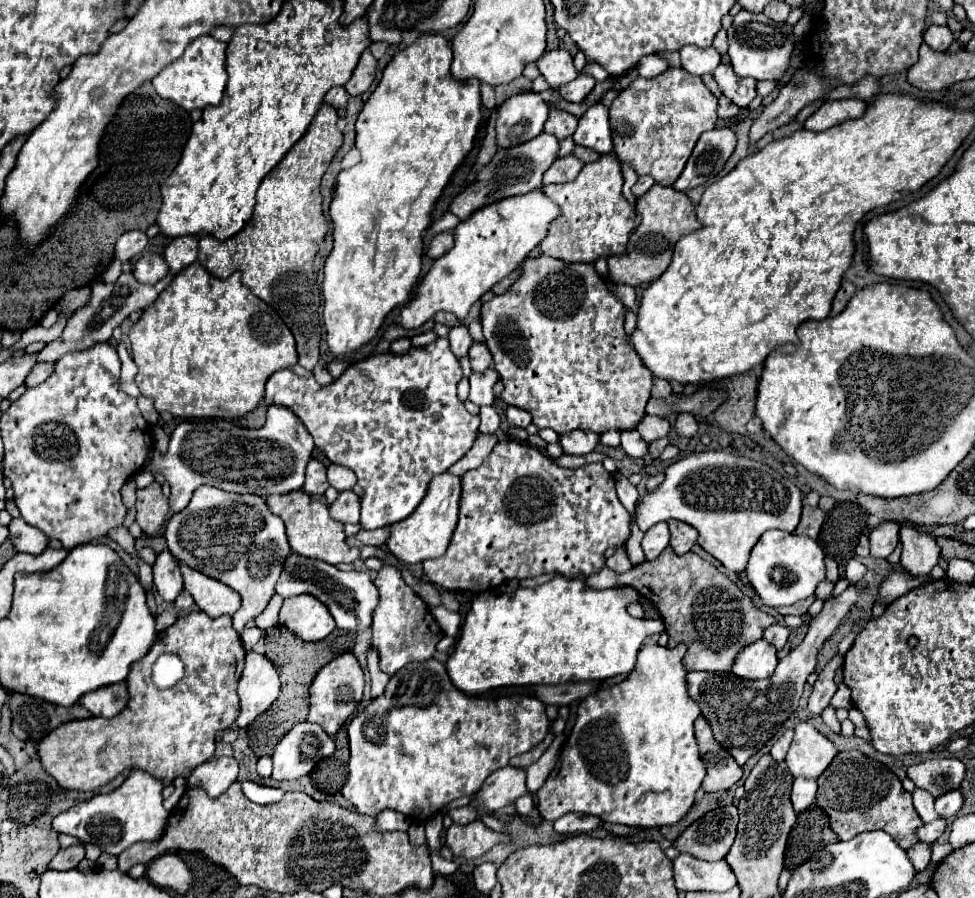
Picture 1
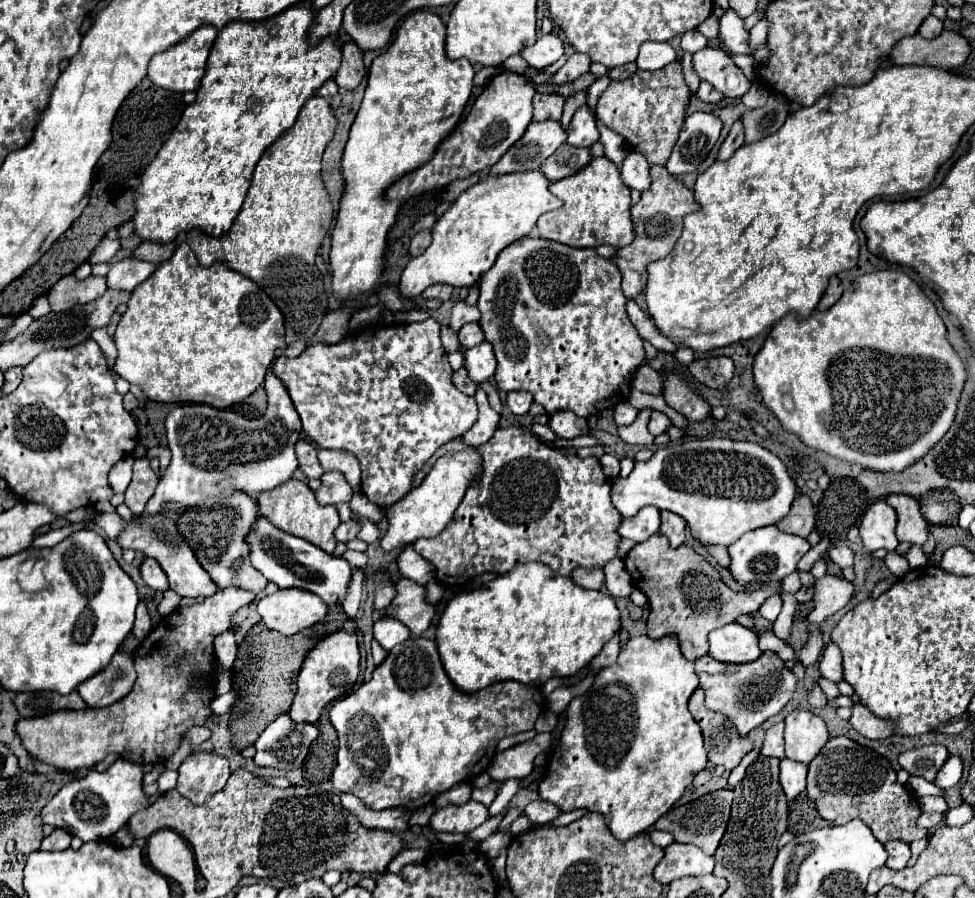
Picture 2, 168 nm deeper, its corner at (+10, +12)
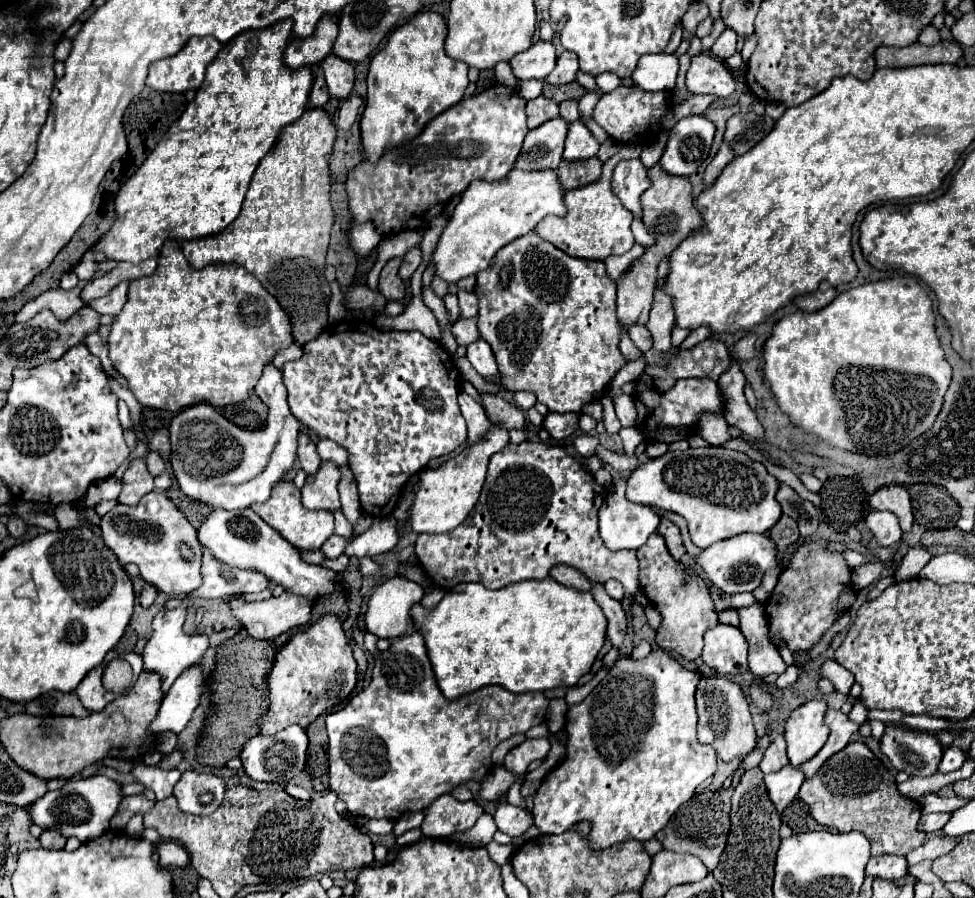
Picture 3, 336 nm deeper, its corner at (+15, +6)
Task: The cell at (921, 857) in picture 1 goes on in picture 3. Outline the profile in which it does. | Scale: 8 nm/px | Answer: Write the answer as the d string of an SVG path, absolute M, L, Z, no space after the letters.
M873 856L867 862L865 874L873 876L873 878L899 880L907 874L907 860L905 860L905 856Z

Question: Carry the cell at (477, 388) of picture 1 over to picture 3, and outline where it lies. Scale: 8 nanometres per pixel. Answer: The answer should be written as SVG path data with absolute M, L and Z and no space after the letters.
M481 338L467 346L467 358L469 358L469 362L473 364L473 368L475 368L483 378L495 376L495 374L499 372L497 360L495 360L495 356L493 356L493 350L491 350L489 344L487 344L485 340L481 340Z

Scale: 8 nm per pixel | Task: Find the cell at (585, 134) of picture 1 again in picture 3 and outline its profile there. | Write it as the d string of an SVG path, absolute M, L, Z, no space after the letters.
M573 122L569 126L569 134L567 134L567 140L565 140L563 160L567 160L567 162L587 160L587 158L597 156L597 152L599 152L599 142L589 132L589 128L583 126L581 122Z

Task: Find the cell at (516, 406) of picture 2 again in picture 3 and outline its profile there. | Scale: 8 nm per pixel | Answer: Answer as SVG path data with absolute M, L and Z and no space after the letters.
M515 392L515 404L521 408L521 410L529 410L533 408L537 402L537 398L529 392Z

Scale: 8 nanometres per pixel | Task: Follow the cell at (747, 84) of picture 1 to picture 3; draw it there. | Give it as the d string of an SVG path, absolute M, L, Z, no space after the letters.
M707 52L691 58L685 86L693 94L711 94L717 98L727 98L735 92L735 80L729 68Z

